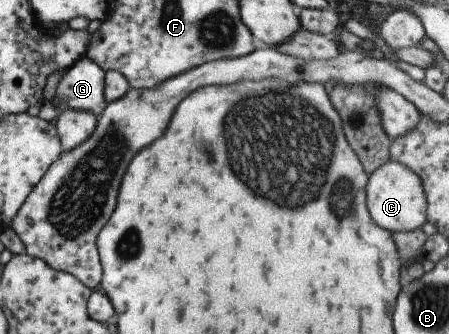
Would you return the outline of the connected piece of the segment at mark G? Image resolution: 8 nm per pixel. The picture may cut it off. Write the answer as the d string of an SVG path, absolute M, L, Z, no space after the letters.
M82 56L64 71L50 103L58 105L58 112L91 112L97 119L107 105L103 95L104 77L100 66Z

